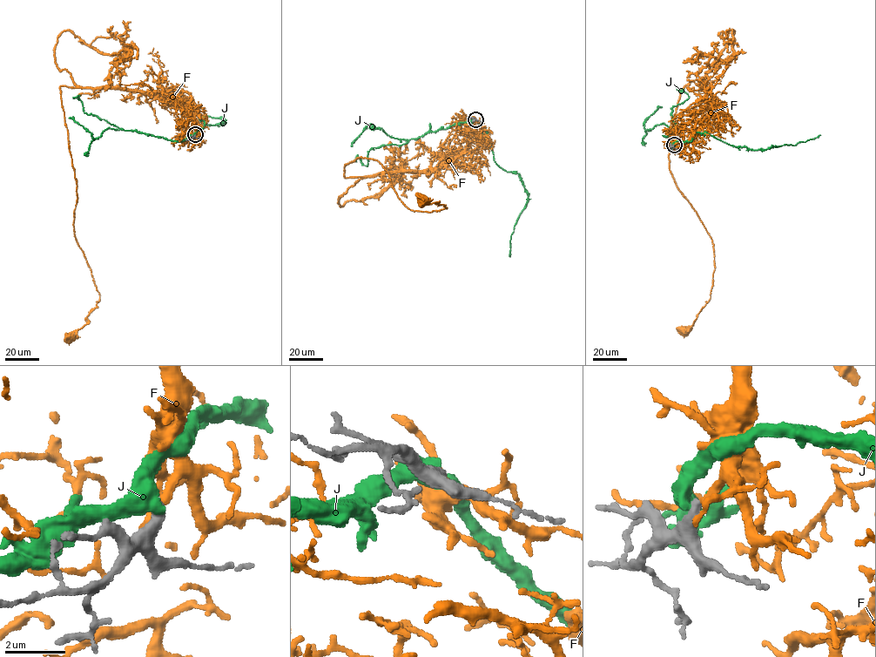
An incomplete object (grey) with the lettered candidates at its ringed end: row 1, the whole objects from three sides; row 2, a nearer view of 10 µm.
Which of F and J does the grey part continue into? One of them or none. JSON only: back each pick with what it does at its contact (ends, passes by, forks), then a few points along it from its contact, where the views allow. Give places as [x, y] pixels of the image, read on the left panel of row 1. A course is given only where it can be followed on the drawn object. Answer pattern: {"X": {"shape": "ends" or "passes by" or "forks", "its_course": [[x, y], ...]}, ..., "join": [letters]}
{"F": {"shape": "ends", "its_course": [[195, 134], [185, 107], [161, 95], [61, 86], [77, 183], [74, 234], [99, 296], [87, 323], [68, 337]]}, "join": ["F"]}

